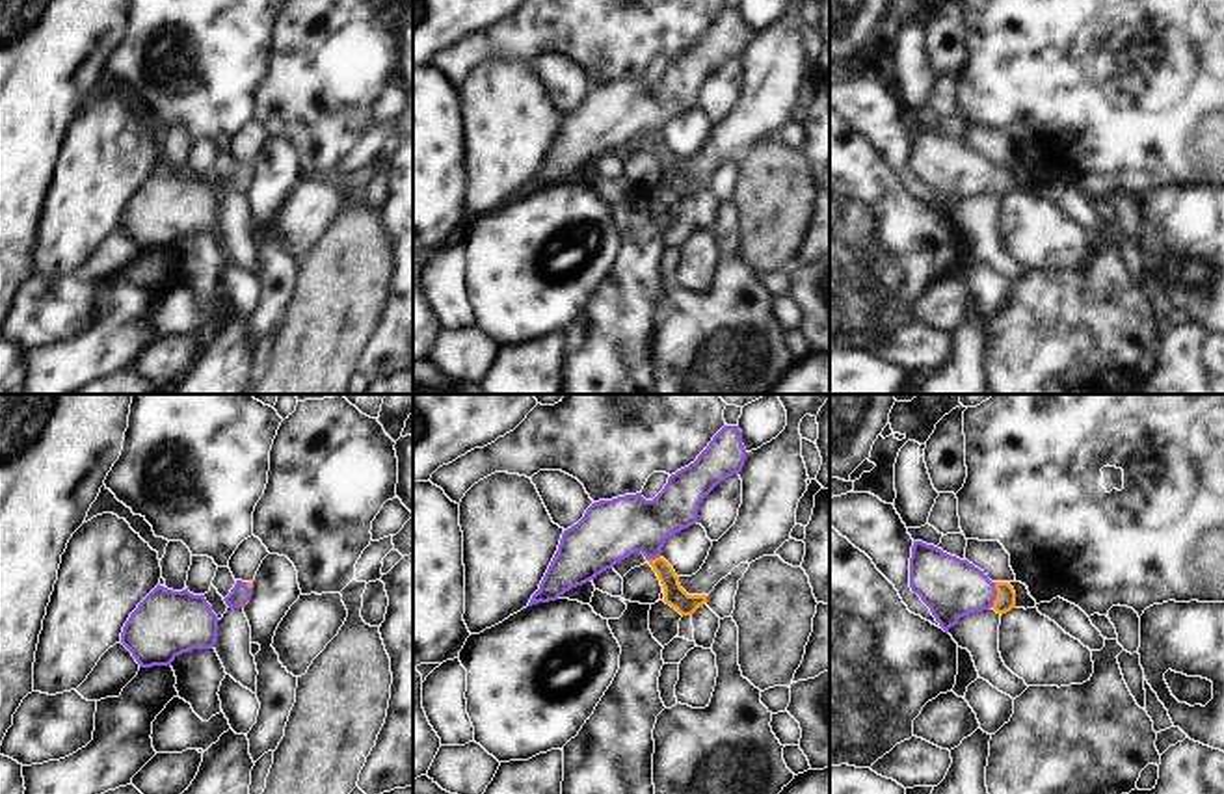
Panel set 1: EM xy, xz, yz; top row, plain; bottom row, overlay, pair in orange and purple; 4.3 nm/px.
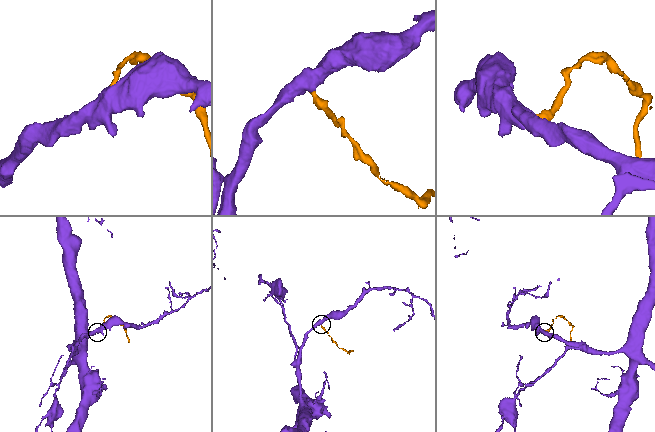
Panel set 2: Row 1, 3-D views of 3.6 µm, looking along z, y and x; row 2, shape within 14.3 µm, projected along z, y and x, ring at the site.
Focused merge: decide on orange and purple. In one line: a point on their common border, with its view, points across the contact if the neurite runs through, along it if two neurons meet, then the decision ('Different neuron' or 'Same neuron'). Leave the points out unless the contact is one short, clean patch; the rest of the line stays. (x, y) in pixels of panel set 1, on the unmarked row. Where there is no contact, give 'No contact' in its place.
Touches orange at yz (997, 179). Path across: yz (1005, 185), (997, 179), (951, 172). Same neuron.

